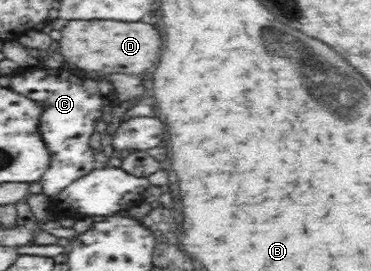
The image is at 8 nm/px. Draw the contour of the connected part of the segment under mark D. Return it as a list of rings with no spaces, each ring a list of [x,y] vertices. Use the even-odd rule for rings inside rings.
[[[70,21],[62,29],[60,49],[66,61],[86,71],[130,73],[138,75],[150,69],[162,51],[162,39],[154,25],[148,23],[102,23],[102,21]]]

